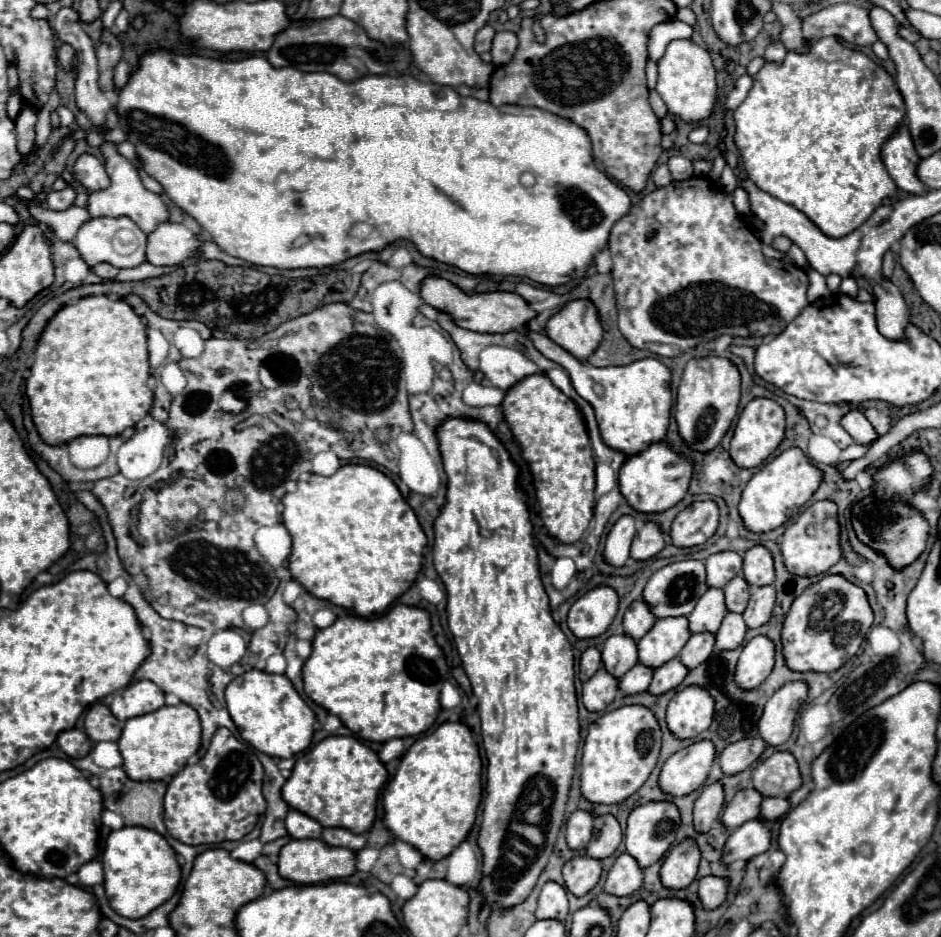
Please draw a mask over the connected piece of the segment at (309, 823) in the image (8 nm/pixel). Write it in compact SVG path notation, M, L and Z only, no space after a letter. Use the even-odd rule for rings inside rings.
M289 811L285 825L293 839L319 839L321 831L323 831L323 827L315 819L311 819L299 811Z

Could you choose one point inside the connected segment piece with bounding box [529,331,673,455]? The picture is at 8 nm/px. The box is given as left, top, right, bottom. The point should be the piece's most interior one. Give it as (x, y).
(641, 417)

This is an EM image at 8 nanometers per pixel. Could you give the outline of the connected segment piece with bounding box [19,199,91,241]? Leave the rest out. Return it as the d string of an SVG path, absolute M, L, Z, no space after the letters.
M19 199L19 201L29 209L31 217L37 223L49 225L51 231L55 233L55 237L61 241L73 241L79 227L91 219L87 209L75 207L75 205L65 211L51 211L47 207L41 207L41 203L37 203L37 201L27 201L27 199Z

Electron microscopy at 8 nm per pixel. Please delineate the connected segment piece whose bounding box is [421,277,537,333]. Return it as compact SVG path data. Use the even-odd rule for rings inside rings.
M441 277L425 279L421 285L421 297L435 309L441 309L441 311L447 311L449 315L453 315L455 323L459 327L471 329L477 333L509 333L509 331L515 331L515 329L527 325L533 317L537 317L537 313L533 309L529 309L527 301L517 293L495 291L495 293L467 295L467 293L461 293L461 289L457 289L455 285L449 285L449 281L441 279Z

